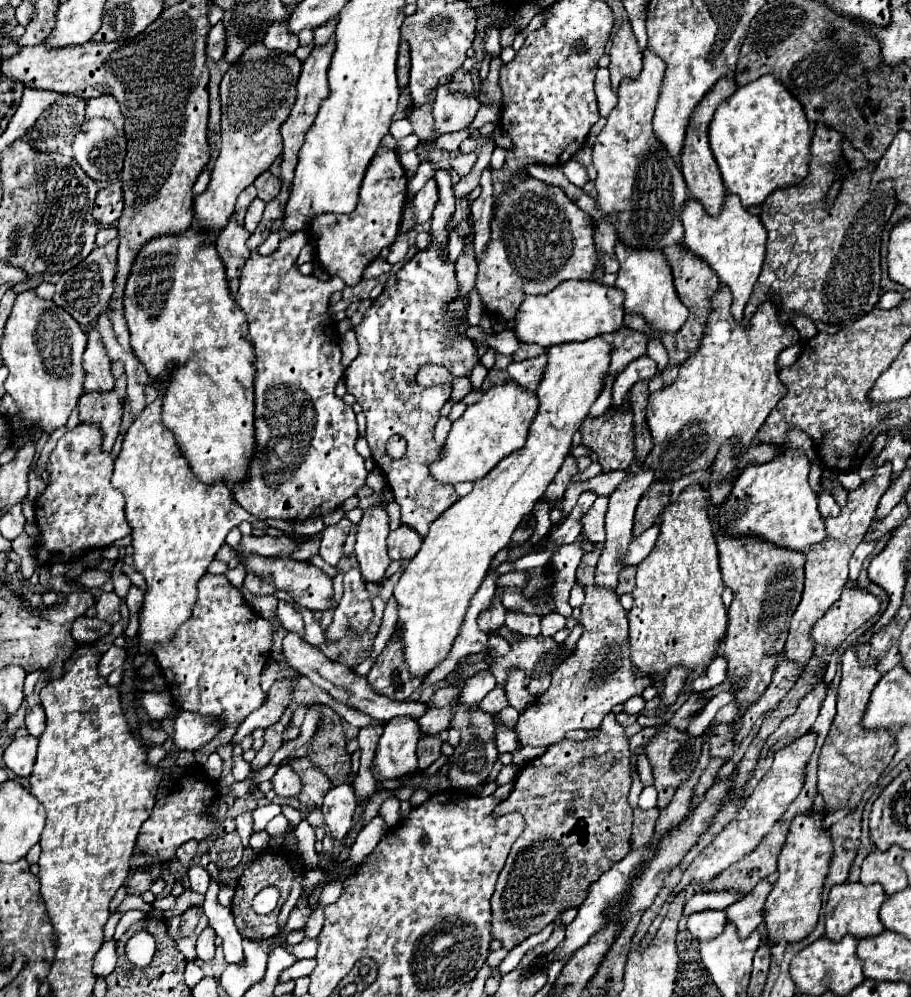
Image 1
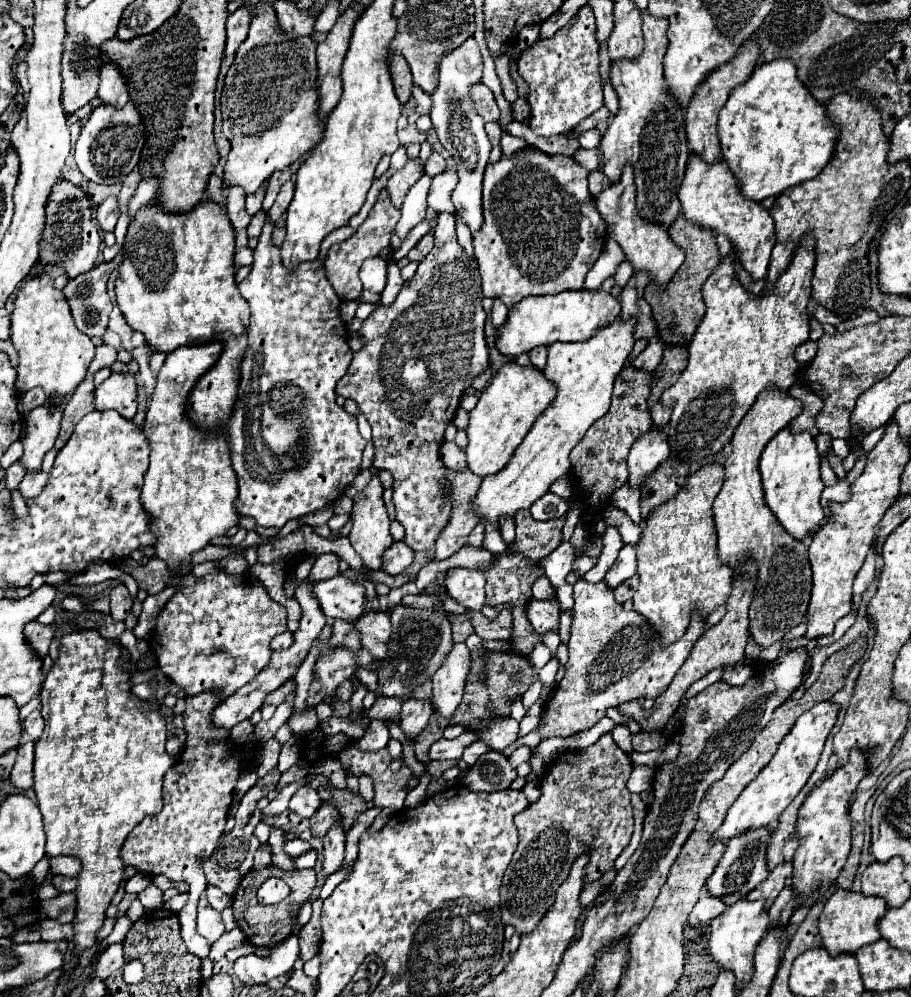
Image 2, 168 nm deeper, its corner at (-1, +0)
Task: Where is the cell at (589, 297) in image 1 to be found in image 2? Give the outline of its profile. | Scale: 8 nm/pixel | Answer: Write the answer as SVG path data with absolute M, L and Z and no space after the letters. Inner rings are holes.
M568 290L556 296L528 296L508 312L508 320L496 330L496 348L504 356L520 356L536 346L554 342L580 342L596 334L620 314L620 302L602 290Z

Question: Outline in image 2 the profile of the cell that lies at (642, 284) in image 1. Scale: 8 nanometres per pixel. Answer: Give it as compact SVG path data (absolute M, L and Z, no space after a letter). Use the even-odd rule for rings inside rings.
M632 164L624 166L622 180L618 184L608 186L600 192L600 196L596 198L596 206L600 216L604 216L608 224L608 236L622 246L624 256L634 264L634 270L646 270L650 272L650 278L656 280L656 284L668 284L672 274L684 262L684 250L668 236L668 228L660 228L660 224L648 224L648 220L640 220L640 214L636 212L636 186Z

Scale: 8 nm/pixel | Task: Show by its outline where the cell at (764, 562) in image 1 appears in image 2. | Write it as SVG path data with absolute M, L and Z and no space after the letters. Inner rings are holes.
M768 386L760 392L754 406L738 424L726 460L726 480L720 494L714 500L714 520L718 528L718 552L720 558L732 568L740 570L744 562L754 558L758 564L758 584L754 600L750 604L750 630L754 642L760 648L784 638L794 626L798 626L808 610L810 590L812 590L812 570L808 562L806 544L788 536L772 512L764 504L764 488L760 484L758 458L764 446L790 424L802 412L802 402L792 398L788 392Z

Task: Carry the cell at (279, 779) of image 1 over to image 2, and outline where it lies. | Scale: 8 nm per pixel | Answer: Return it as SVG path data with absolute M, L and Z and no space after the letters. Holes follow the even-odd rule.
M302 786L292 796L290 810L296 812L296 814L300 814L302 818L308 818L310 820L316 814L316 808L320 808L320 804L322 804L322 800L320 800L318 792L312 790L312 788L308 788L308 786Z

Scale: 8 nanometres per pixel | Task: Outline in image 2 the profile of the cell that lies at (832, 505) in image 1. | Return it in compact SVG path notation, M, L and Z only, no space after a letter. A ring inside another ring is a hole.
M826 457L821 461L820 472L822 482L824 482L826 486L832 486L832 484L836 484L836 482L838 482L838 478L836 478L836 474L832 472L832 468L830 468L829 461Z

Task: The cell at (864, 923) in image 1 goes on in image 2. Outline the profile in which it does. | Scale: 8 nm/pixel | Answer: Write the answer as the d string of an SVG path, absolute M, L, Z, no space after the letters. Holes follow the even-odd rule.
M836 890L830 900L824 904L824 910L820 914L820 936L822 936L822 946L832 954L854 954L858 948L872 944L880 940L878 932L878 922L880 916L886 912L886 902L882 898L872 898L864 894L856 894L850 890Z

